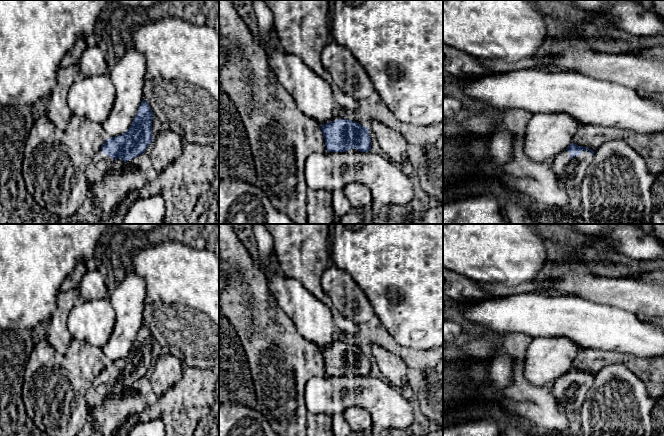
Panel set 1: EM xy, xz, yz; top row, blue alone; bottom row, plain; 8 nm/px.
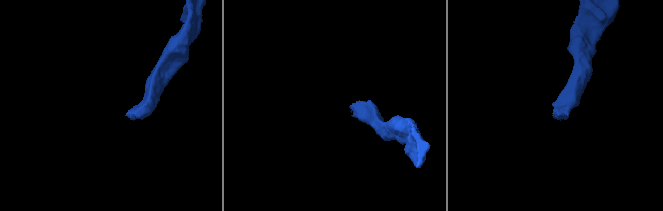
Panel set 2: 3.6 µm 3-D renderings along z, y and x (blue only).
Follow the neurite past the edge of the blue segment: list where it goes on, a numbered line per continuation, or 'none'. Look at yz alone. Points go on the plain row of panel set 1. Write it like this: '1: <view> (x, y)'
1: yz (570, 397)

